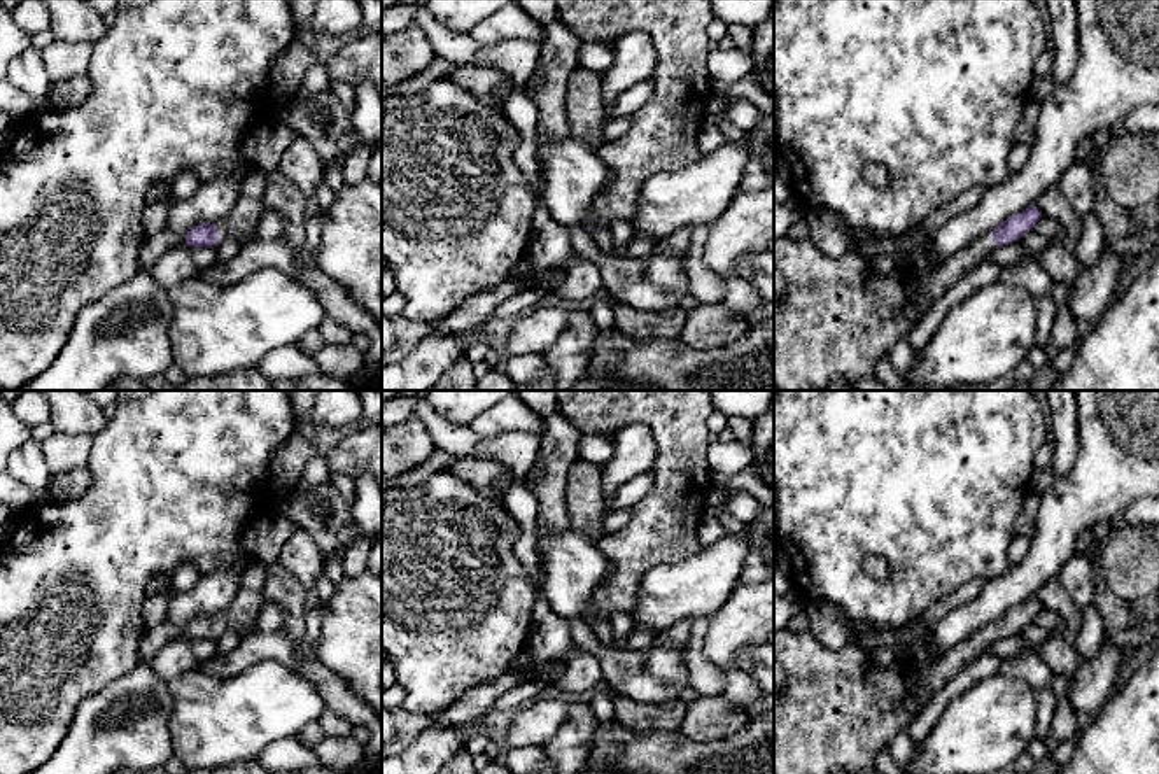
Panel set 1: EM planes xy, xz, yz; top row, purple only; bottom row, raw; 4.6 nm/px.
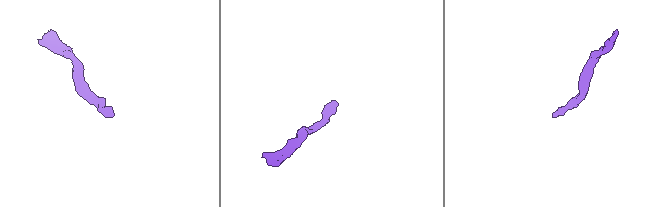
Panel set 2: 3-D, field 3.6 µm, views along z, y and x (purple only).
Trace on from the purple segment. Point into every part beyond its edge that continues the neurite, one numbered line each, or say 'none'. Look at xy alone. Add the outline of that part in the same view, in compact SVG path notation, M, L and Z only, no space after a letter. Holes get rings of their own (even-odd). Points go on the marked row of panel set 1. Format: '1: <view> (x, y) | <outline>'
1: xy (242, 221) | M252 168L231 212L217 224L219 240L235 238L240 243L254 240L261 215L264 214L264 189L268 173Z

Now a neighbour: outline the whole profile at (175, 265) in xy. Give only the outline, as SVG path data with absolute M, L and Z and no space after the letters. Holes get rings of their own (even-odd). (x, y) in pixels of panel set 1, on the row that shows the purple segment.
M180 245L168 249L147 273L159 287L170 291L177 284L196 277L196 271L198 268L191 257L191 247Z

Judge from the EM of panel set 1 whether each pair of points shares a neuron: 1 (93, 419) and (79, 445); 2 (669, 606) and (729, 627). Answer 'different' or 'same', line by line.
1: different
2: different

